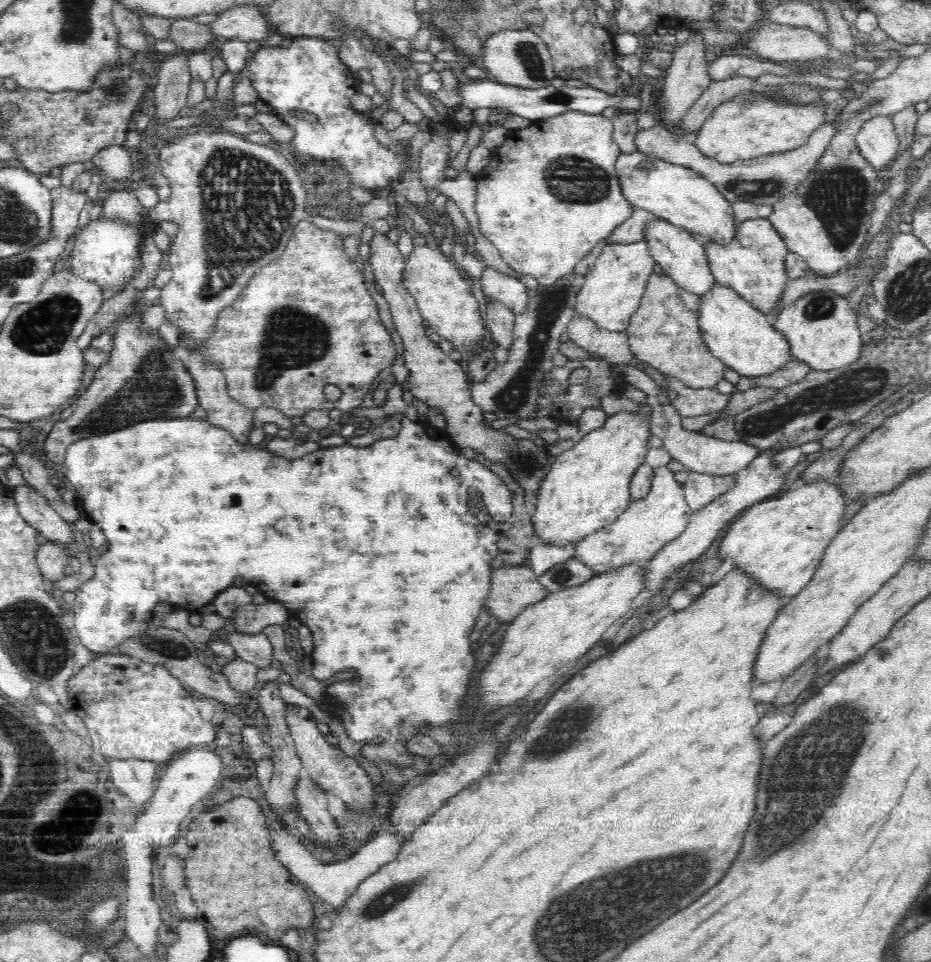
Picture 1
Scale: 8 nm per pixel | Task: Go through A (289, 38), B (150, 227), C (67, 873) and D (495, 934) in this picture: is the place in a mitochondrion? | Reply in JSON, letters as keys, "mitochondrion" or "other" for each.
{"A":"other","B":"other","C":"mitochondrion","D":"other"}

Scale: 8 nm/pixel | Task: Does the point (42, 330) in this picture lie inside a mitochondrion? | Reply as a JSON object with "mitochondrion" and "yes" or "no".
{"mitochondrion":"yes"}

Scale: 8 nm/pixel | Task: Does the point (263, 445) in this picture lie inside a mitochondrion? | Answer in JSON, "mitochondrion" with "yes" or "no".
{"mitochondrion":"no"}

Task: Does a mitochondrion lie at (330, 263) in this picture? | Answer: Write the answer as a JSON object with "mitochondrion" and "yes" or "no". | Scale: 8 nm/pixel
{"mitochondrion":"no"}

